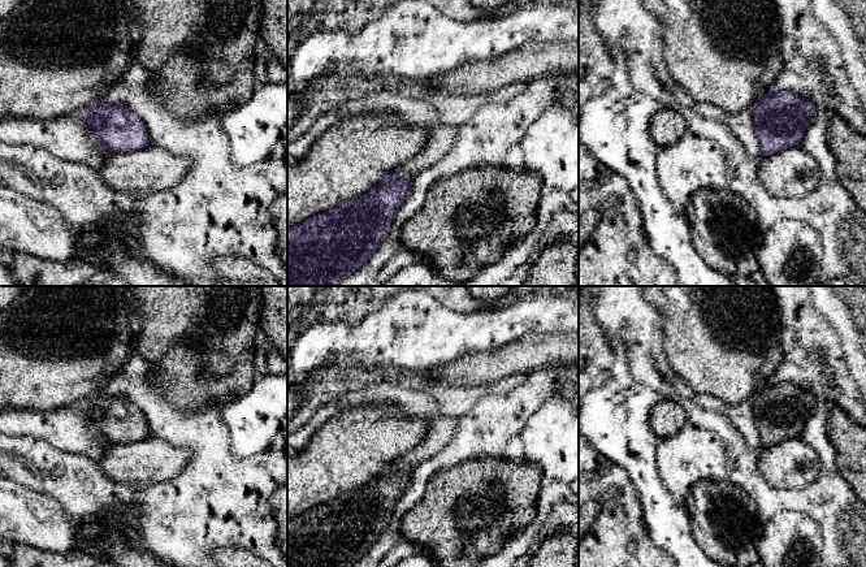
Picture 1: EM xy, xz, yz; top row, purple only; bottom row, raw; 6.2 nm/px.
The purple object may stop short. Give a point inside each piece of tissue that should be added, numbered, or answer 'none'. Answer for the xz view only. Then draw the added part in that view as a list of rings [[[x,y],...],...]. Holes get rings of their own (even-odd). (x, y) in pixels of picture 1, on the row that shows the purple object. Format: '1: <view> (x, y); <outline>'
none

